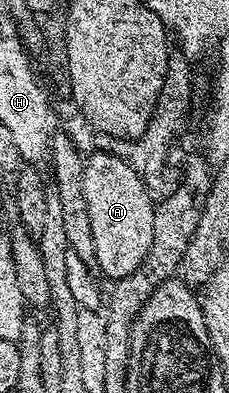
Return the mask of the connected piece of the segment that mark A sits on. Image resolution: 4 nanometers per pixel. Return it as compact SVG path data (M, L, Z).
M91 154L85 158L83 168L83 200L87 200L87 217L91 220L91 240L95 246L92 261L109 280L116 280L131 276L145 262L155 229L155 198L135 168L117 156Z

